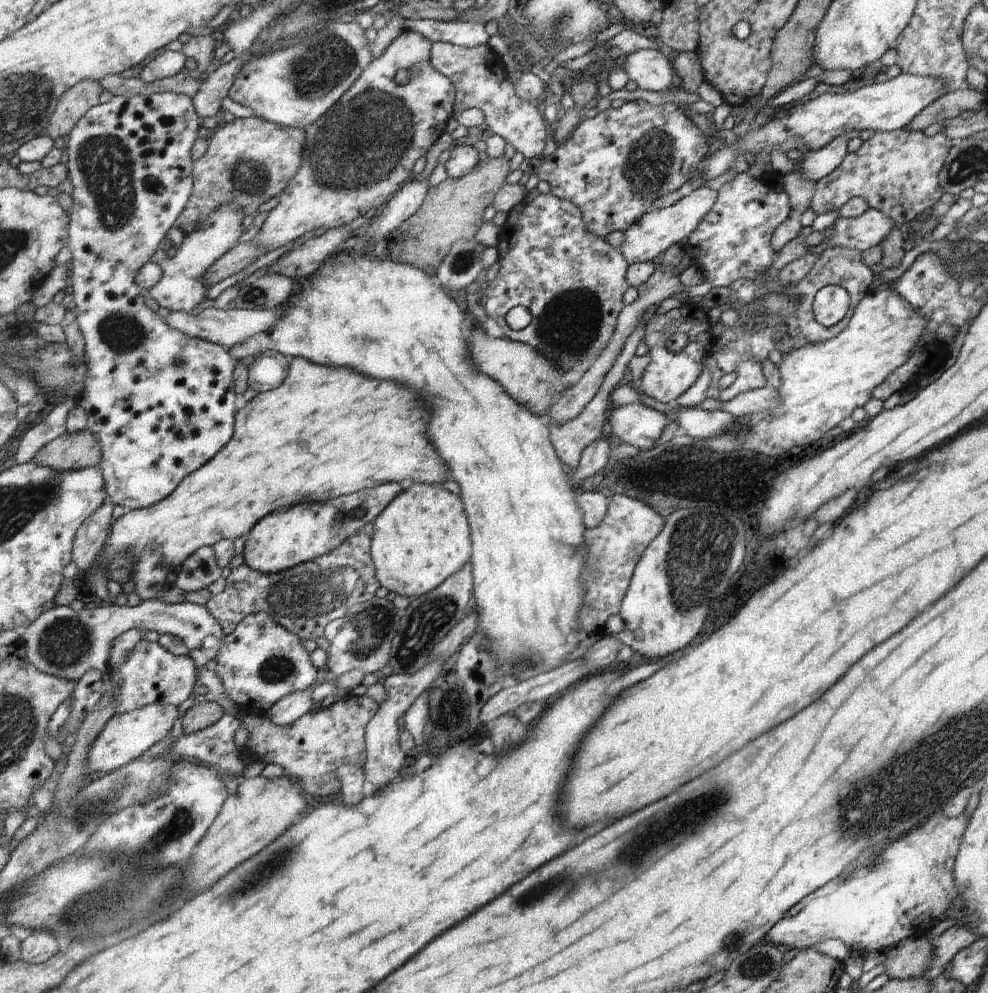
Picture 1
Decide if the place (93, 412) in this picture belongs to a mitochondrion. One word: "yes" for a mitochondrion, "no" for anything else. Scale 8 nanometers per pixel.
no

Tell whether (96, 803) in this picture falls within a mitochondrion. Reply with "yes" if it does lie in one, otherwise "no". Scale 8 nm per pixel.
yes

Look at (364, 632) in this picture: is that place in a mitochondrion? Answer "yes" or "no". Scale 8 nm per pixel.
yes

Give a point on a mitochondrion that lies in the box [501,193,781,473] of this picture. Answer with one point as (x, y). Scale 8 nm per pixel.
(568, 326)

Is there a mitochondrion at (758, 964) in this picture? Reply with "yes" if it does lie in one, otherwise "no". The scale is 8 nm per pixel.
yes

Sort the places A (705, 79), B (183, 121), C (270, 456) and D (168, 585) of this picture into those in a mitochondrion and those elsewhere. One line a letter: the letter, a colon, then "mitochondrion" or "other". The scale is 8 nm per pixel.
A: other
B: other
C: other
D: other

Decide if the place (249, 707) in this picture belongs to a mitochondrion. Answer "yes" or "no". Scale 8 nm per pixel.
no

